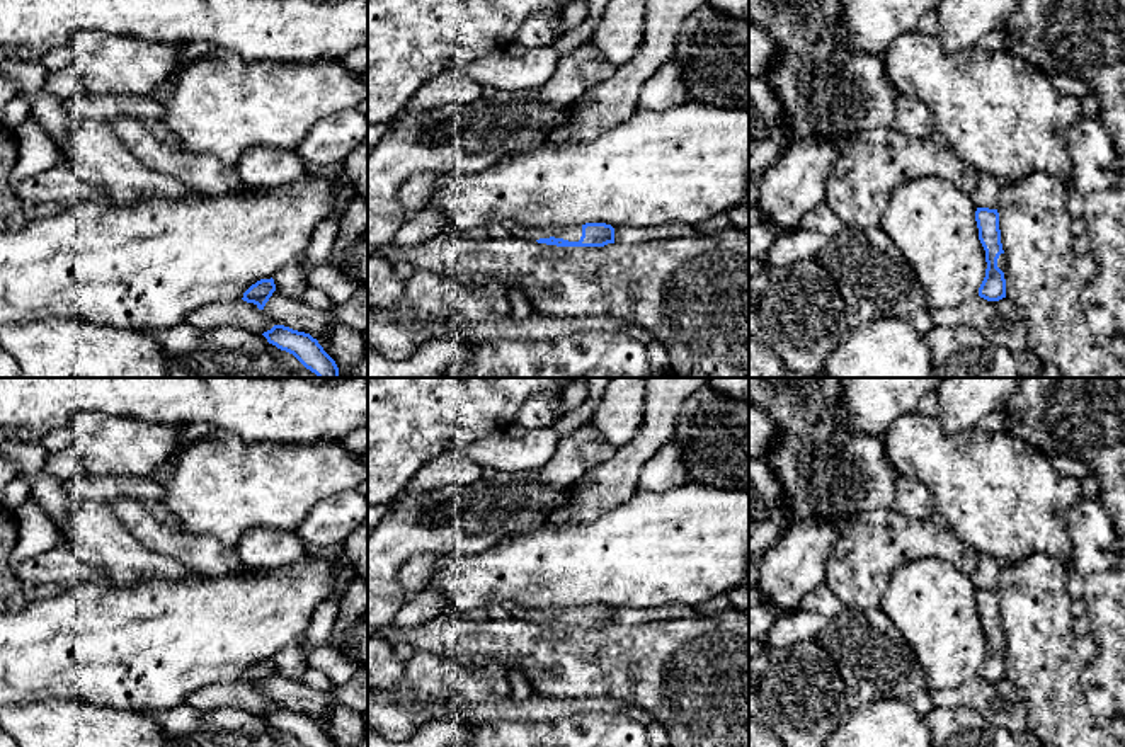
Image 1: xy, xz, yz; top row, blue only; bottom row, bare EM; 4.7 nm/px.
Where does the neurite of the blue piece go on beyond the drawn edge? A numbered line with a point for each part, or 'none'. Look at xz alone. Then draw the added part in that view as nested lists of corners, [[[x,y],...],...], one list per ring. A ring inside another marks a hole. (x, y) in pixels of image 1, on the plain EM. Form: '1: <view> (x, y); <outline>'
1: xz (572, 613); [[[504,604],[504,611],[507,616],[531,623],[550,618],[579,623],[582,618],[582,606],[568,606],[562,609],[526,609],[517,604]]]

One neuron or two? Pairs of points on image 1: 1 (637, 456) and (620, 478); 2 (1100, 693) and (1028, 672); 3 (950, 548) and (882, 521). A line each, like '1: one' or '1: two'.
1: one
2: two
3: one

